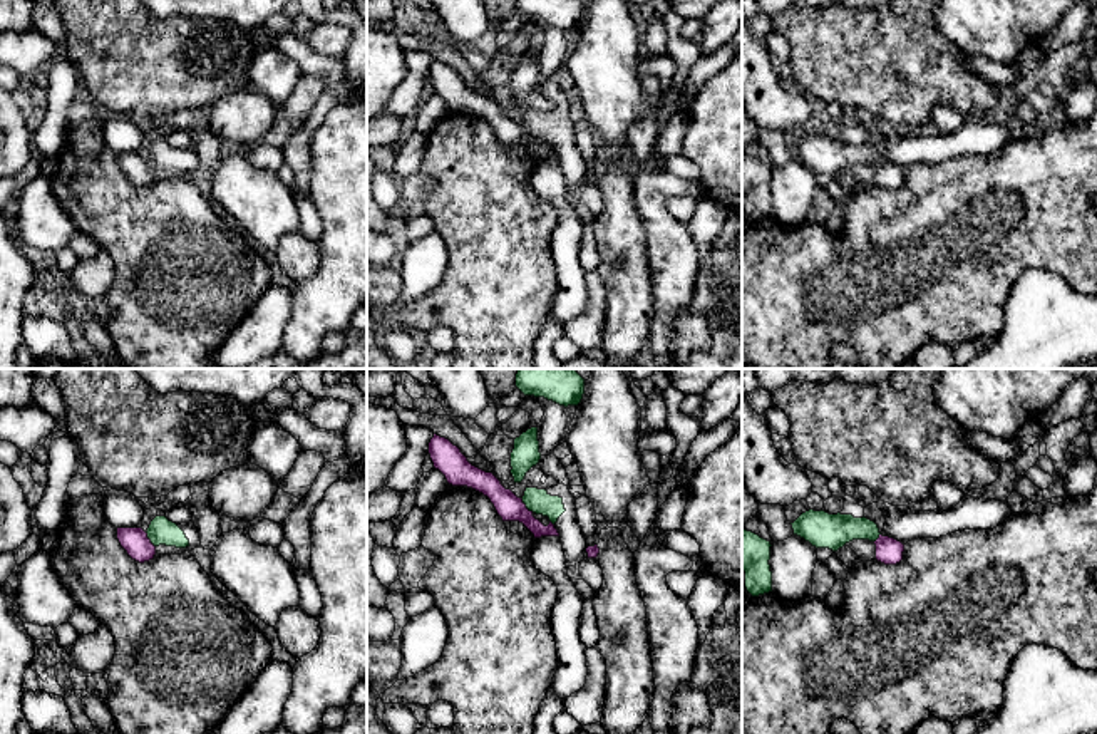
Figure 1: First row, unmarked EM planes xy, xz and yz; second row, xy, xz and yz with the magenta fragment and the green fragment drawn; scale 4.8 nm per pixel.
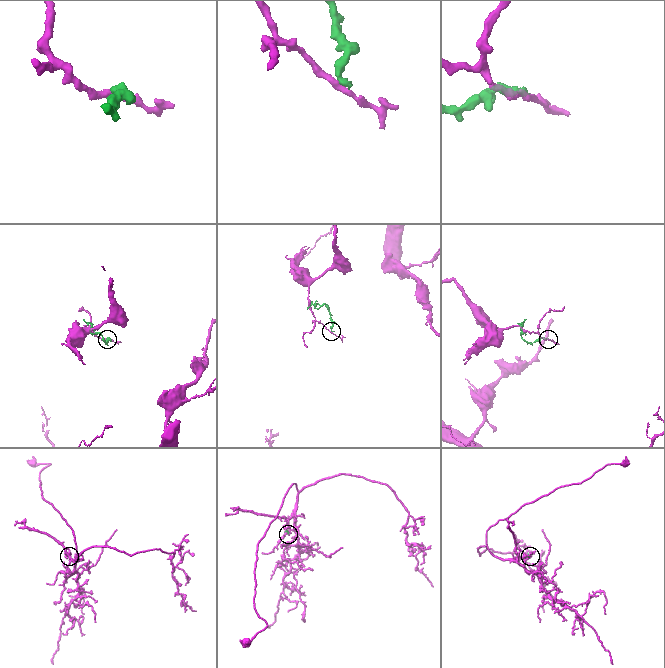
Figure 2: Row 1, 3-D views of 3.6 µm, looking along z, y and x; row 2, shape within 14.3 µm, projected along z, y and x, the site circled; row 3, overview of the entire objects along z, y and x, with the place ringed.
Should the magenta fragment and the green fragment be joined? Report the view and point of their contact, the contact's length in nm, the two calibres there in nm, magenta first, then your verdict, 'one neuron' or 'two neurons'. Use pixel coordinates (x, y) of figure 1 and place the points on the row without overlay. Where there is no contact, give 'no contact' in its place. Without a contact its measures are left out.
xy (149, 165) | 90 nm | 130/130 nm | two neurons

